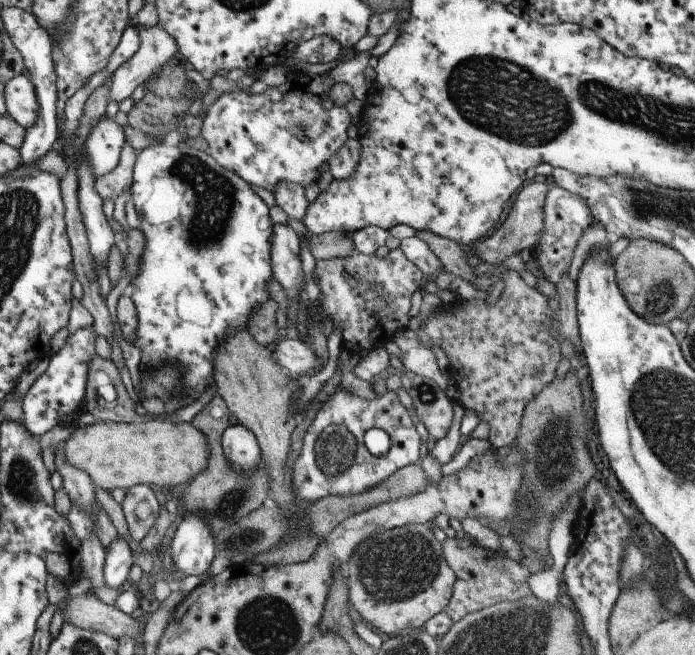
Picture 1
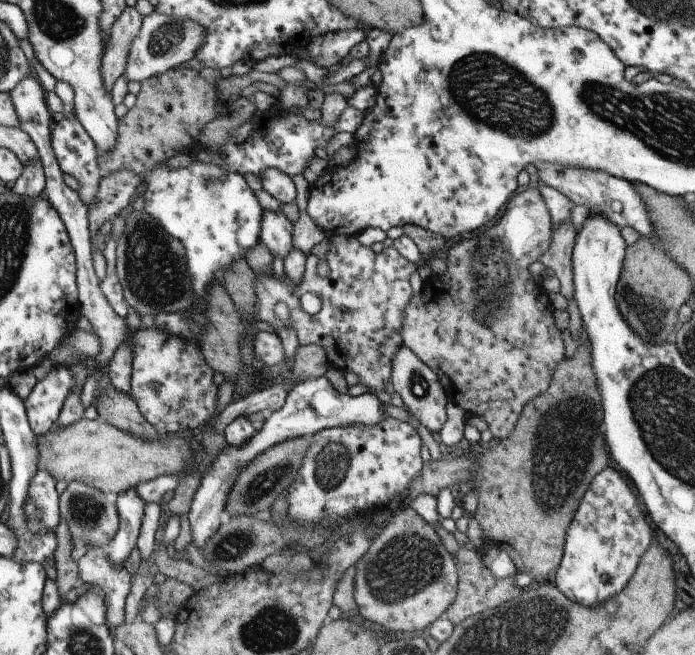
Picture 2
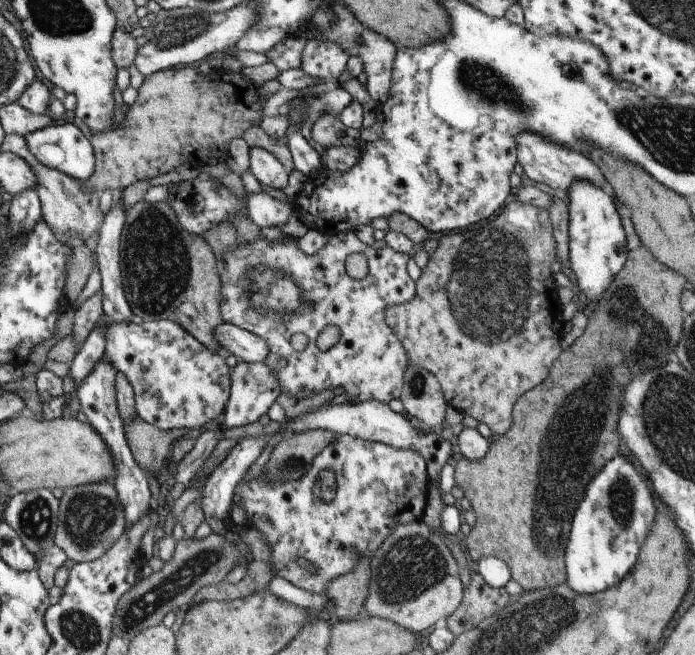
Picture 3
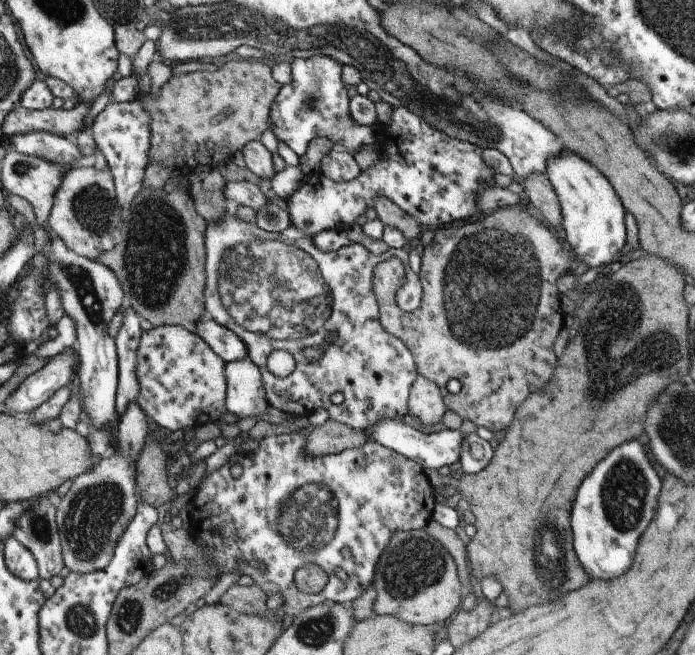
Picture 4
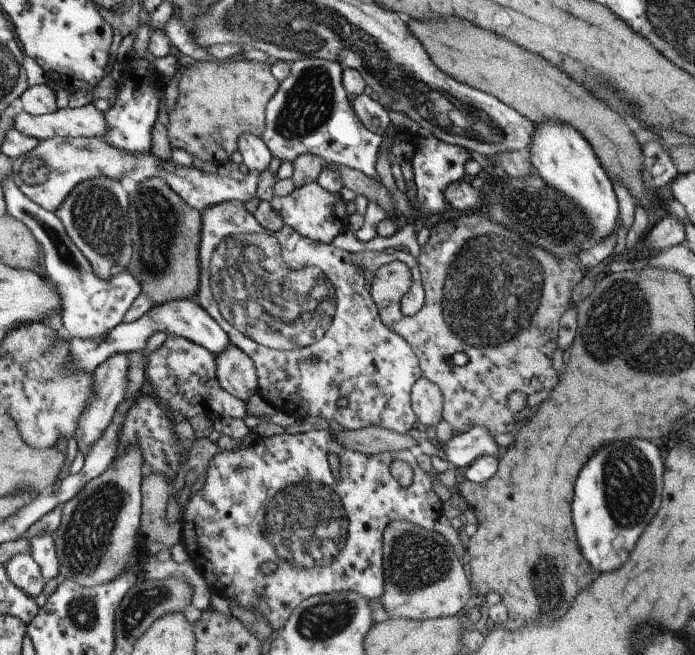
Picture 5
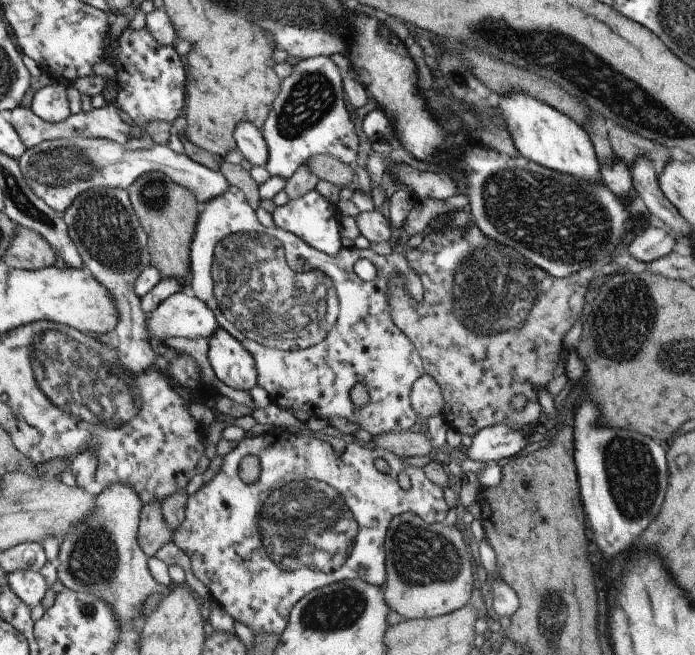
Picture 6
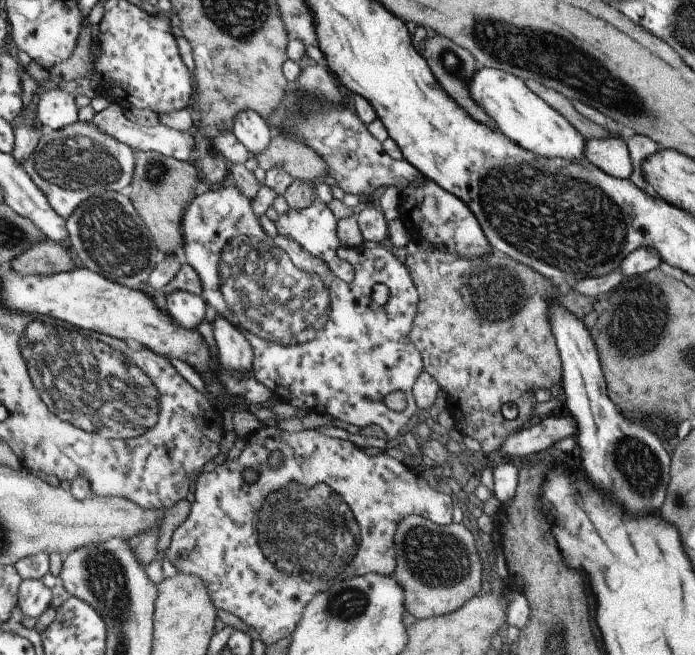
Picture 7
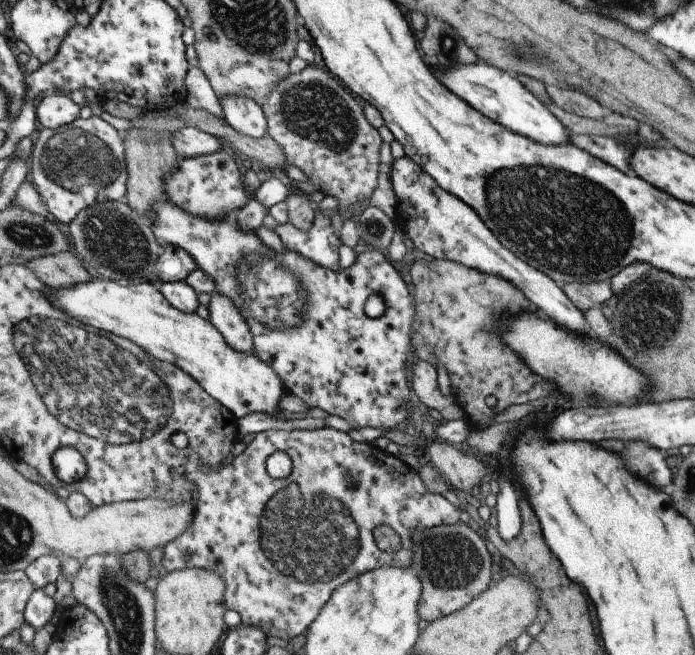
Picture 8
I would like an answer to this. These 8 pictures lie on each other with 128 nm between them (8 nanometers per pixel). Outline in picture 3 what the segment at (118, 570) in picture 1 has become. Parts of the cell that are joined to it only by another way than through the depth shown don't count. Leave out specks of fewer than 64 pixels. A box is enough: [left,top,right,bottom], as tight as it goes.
[77,357,150,529]

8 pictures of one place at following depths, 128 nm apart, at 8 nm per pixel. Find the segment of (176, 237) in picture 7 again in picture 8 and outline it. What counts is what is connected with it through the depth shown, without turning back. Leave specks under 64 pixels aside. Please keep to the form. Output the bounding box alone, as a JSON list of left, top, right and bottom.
[121,104,290,219]

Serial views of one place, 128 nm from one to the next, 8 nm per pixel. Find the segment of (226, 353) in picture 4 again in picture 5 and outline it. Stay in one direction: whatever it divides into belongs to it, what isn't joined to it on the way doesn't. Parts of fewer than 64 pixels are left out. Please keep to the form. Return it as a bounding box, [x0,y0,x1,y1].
[69,296,229,372]

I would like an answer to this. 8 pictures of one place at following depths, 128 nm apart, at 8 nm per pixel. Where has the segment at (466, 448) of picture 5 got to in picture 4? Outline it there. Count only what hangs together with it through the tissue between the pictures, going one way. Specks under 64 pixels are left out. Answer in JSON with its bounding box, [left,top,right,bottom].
[364,420,465,470]

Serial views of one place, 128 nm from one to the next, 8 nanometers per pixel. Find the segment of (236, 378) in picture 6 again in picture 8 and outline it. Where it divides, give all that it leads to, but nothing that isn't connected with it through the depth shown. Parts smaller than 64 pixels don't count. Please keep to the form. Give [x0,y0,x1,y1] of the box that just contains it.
[207,294,254,354]

